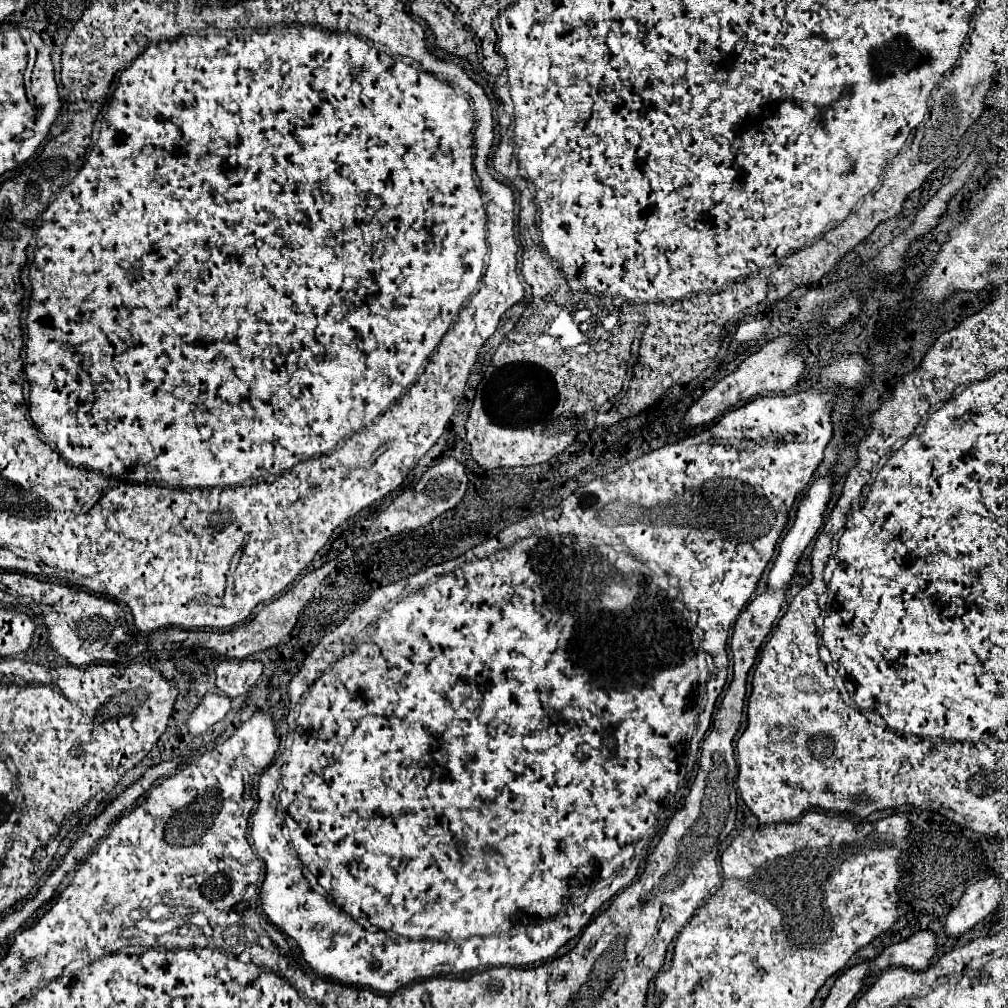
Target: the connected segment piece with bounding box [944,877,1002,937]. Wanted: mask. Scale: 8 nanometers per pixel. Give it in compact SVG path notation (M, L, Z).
M996 877L978 881L966 889L958 905L948 913L944 921L944 933L948 937L966 933L976 923L980 923L988 913L992 913L1002 895L1002 883Z

